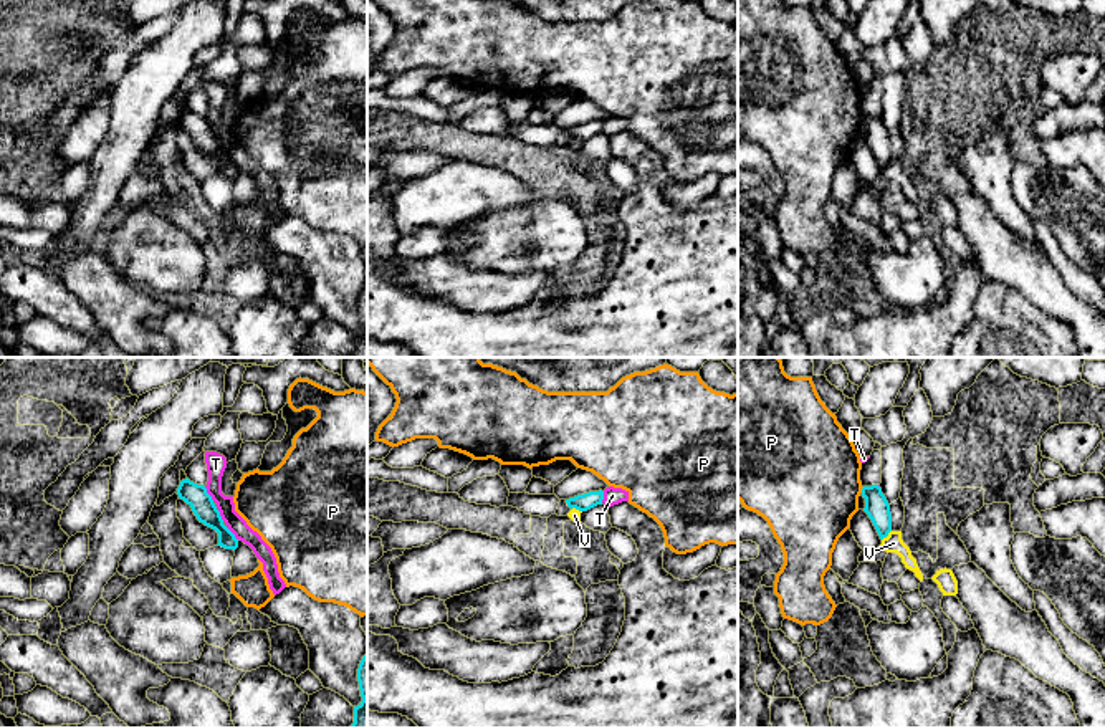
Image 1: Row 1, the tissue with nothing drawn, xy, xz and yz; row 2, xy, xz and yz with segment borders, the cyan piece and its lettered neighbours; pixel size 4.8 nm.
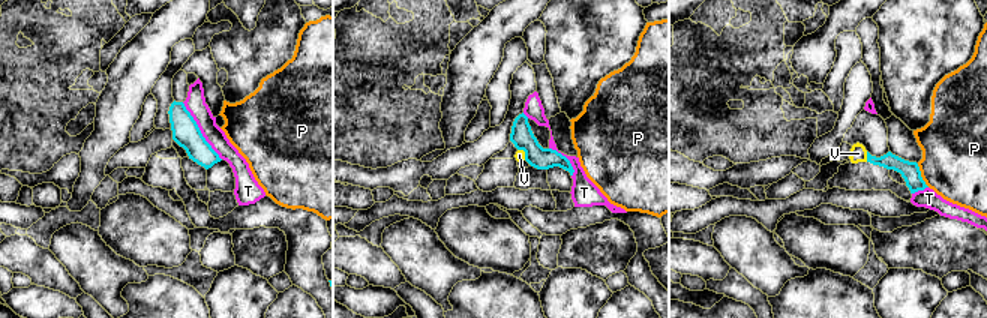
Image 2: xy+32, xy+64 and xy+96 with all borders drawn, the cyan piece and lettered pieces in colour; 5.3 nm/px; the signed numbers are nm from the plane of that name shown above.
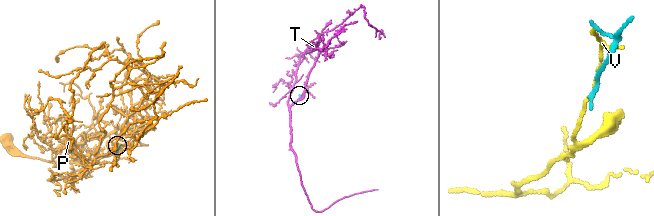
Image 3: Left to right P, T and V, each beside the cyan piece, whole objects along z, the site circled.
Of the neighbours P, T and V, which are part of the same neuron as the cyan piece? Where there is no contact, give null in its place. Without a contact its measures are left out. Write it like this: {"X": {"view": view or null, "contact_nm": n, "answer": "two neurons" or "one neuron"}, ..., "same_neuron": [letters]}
{"P": {"view": "yz", "contact_nm": 40, "answer": "two neurons"}, "T": {"view": "xy", "contact_nm": 90, "answer": "two neurons"}, "V": {"view": "yz", "contact_nm": 70, "answer": "two neurons"}, "same_neuron": []}

